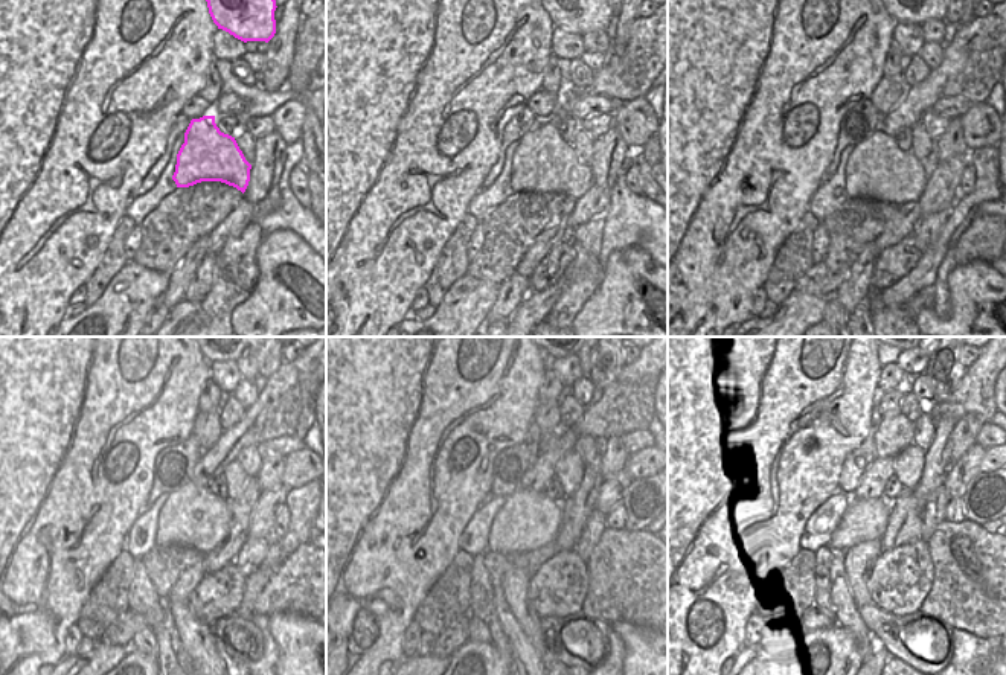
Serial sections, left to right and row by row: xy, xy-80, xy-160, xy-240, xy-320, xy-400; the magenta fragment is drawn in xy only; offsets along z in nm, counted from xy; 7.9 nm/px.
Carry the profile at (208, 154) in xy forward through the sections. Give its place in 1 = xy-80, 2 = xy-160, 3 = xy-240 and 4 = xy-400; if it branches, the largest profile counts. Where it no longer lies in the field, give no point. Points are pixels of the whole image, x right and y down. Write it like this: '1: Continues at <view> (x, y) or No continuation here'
1: Continues at xy-80 (543, 162)
2: Continues at xy-160 (878, 169)
3: Continues at xy-240 (194, 517)
4: Continues at xy-400 (865, 520)

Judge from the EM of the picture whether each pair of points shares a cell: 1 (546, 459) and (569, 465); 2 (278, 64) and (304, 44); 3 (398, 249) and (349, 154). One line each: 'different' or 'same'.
1: different
2: different
3: same

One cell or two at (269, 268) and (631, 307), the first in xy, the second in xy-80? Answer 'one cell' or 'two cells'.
one cell

